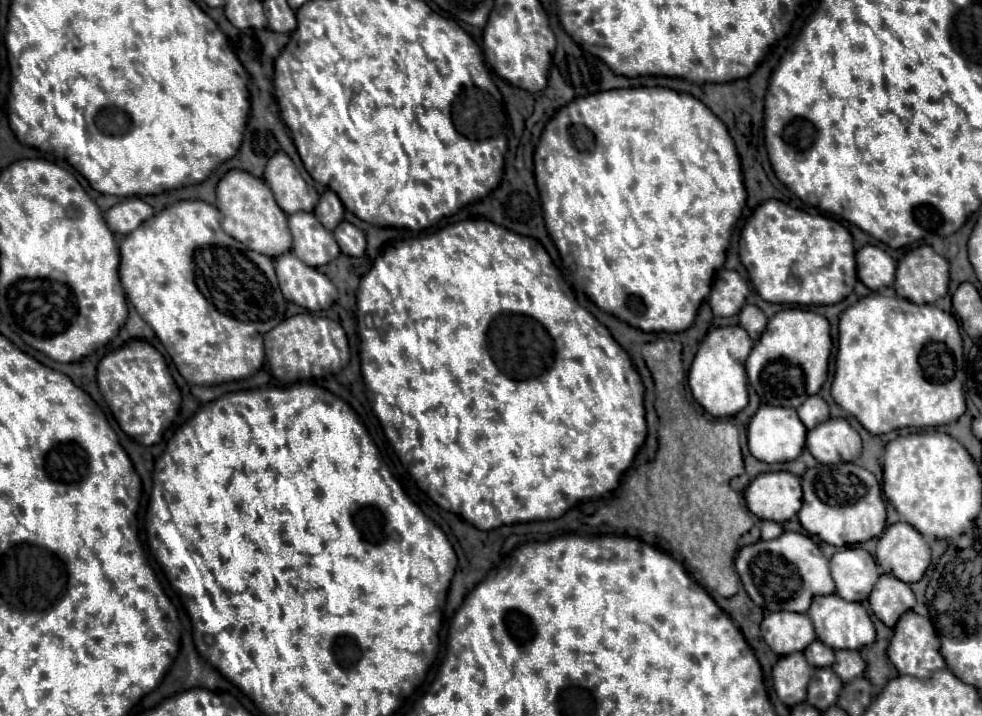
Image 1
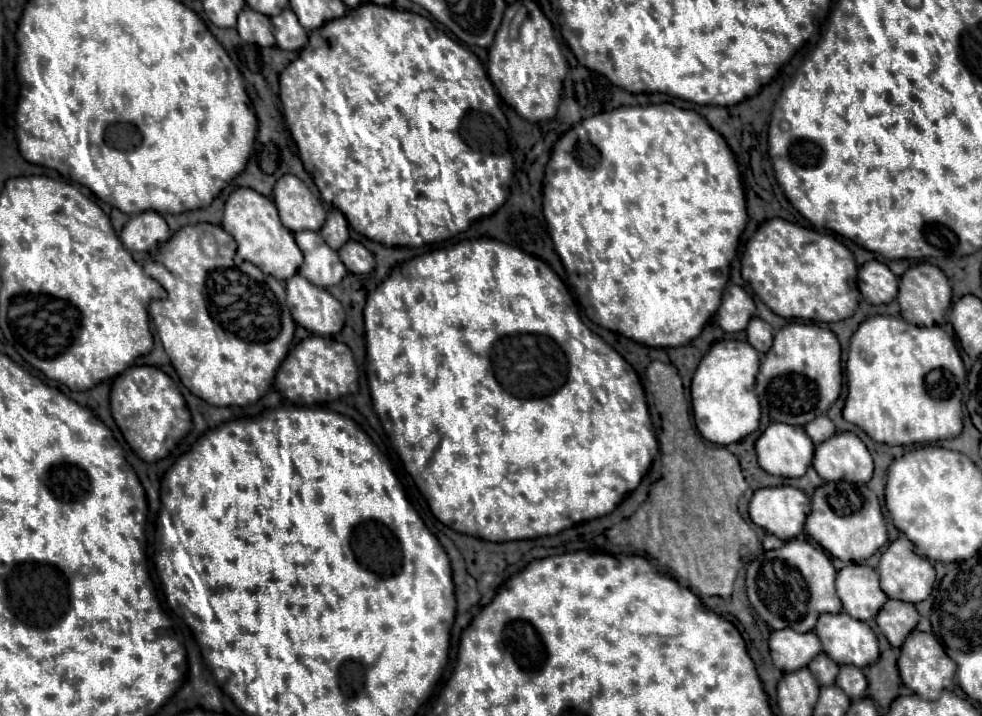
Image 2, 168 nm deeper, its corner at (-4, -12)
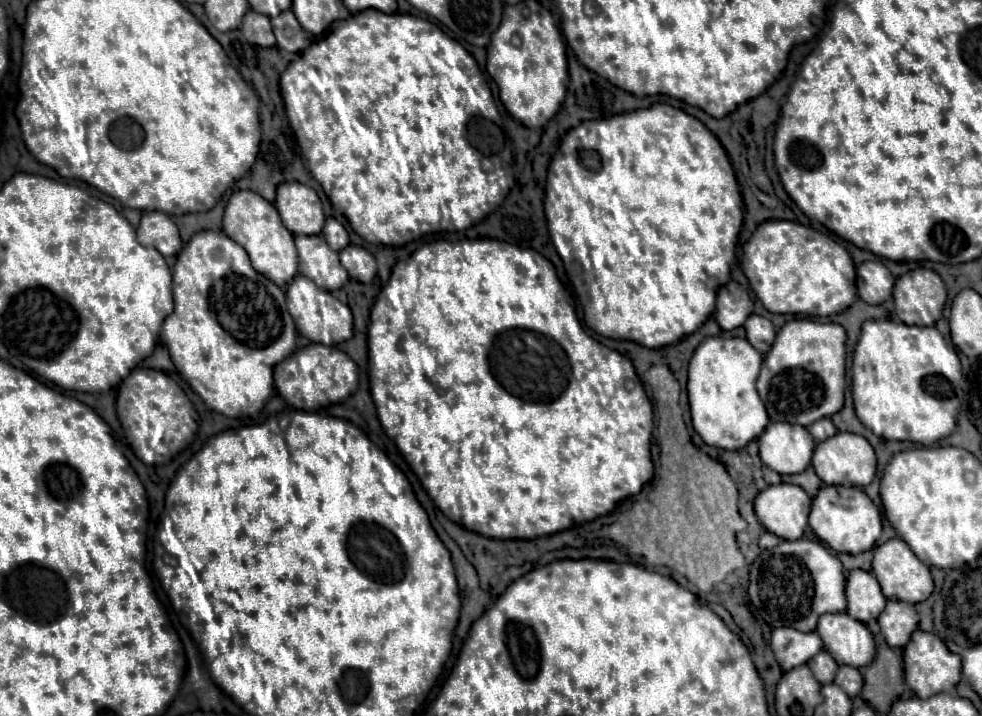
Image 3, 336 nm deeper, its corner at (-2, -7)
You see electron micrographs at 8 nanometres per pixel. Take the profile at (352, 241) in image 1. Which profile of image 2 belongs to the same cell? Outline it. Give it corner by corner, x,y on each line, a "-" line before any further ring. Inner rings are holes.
347,241
339,249
339,257
351,273
371,273
375,269
375,257
359,241

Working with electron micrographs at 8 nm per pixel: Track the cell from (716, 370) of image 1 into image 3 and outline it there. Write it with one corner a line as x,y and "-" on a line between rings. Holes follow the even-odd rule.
709,336
697,346
689,362
687,394
693,428
705,444
729,452
741,450
767,428
769,416
755,388
761,364
761,352
743,338

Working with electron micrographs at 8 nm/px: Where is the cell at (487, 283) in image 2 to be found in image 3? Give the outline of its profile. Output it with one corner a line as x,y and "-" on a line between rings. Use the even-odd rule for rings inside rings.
479,238
447,242
437,240
413,252
405,262
393,266
387,286
371,308
369,324
369,382
371,398
385,434
405,450
405,460
421,480
423,488
439,510
453,522
487,538
539,538
563,532
571,526
591,522
609,514
617,502
635,496
653,478
651,430
653,406
635,374
633,364
615,350
595,342
581,328
569,292
557,278
555,266
535,250
521,250
513,244

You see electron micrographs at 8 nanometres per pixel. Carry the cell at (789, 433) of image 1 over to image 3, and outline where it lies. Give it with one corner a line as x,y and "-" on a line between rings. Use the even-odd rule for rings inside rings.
769,424
759,436
761,460
779,474
799,474
811,464
815,440
799,424

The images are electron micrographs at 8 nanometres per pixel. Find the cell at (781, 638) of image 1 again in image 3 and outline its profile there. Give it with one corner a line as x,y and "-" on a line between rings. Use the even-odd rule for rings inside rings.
775,628
771,636
771,650
775,660
787,672
789,668
807,664
823,648
817,632
799,632
795,628

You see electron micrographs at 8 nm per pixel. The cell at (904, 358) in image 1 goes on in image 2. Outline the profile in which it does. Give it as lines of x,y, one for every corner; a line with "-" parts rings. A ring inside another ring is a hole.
873,315
853,333
847,357
847,399
843,419
863,429
873,441
887,445
929,443
957,437
963,429
961,399
965,387
965,367
955,337
939,325
921,327
893,315

